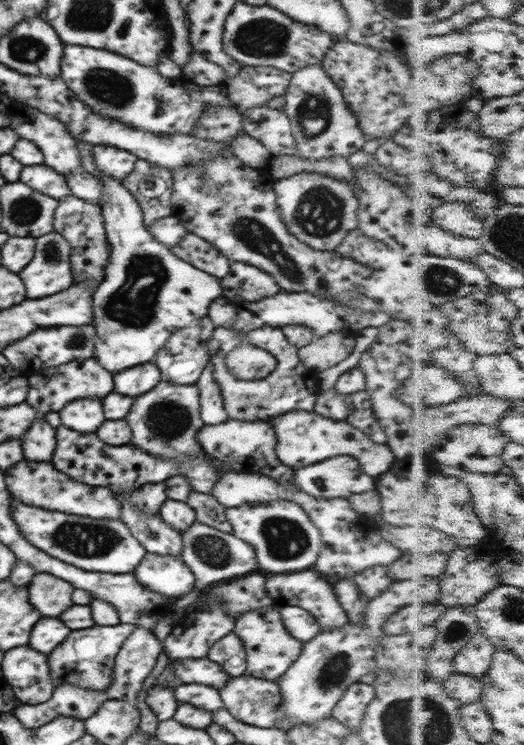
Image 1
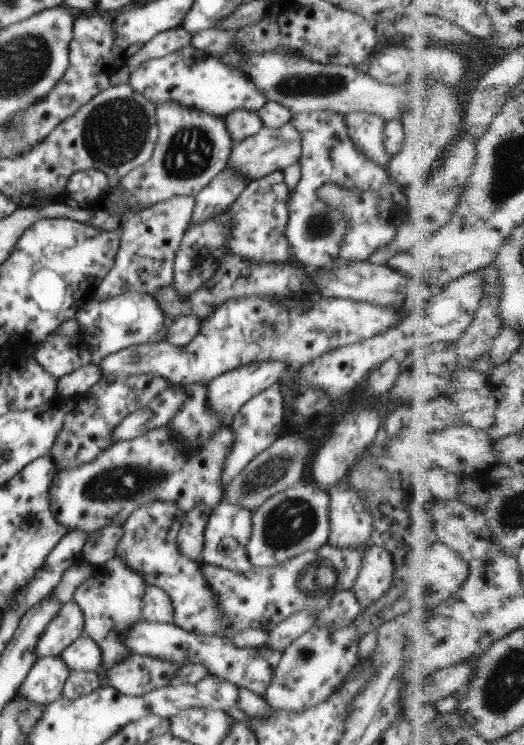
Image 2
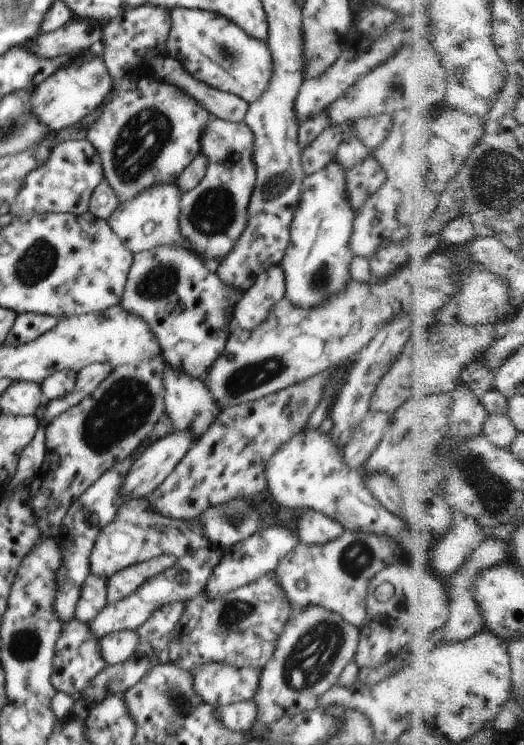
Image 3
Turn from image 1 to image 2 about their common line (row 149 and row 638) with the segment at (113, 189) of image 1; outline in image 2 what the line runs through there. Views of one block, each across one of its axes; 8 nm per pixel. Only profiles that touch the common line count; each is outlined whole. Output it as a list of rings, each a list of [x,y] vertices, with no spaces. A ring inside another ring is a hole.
[[[83,634],[60,654],[66,666],[72,670],[94,670],[102,664],[102,653],[95,640]]]

